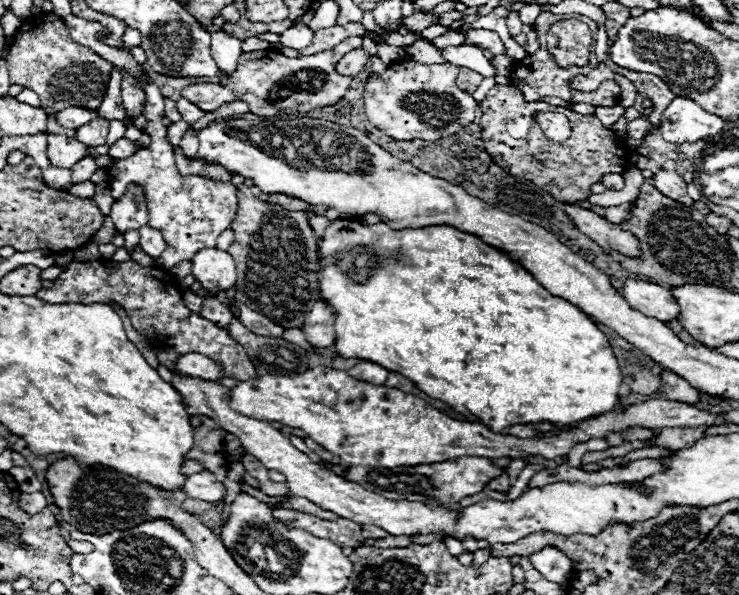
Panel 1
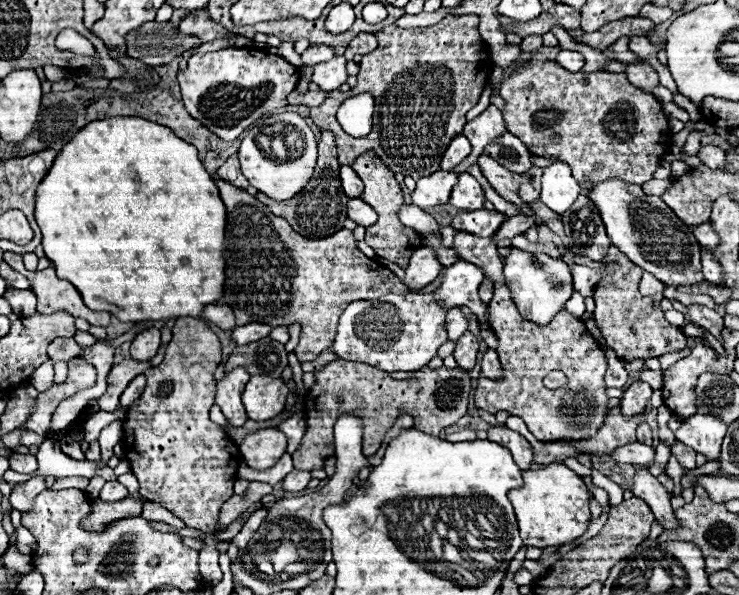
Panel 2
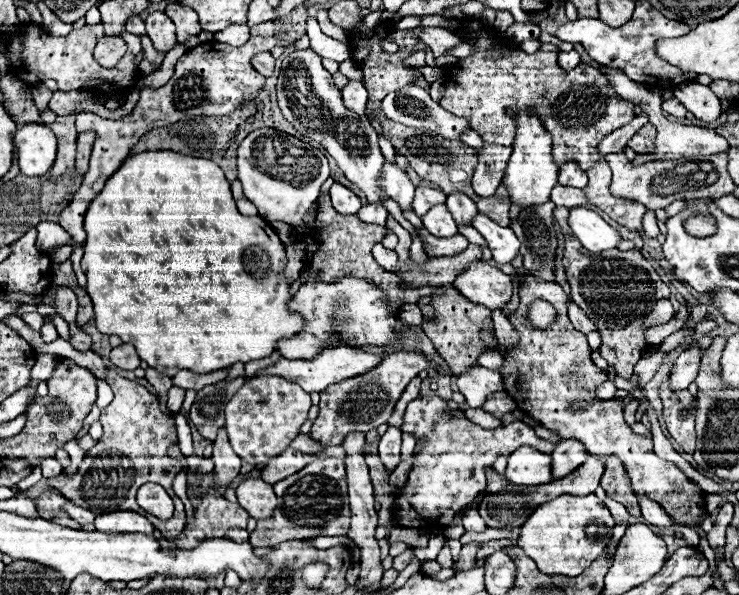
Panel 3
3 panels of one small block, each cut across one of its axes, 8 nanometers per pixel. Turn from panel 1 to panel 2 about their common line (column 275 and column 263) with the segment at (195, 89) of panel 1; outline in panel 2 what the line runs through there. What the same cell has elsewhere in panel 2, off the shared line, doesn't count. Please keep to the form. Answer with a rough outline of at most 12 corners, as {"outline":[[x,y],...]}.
{"outline":[[256,48],[194,54],[186,112],[232,142],[300,72]]}

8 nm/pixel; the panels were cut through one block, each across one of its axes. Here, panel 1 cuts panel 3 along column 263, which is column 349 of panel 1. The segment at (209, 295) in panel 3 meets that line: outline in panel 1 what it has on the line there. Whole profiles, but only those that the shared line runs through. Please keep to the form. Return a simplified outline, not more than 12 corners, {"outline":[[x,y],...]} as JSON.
{"outline":[[454,226],[318,240],[334,354],[494,432],[618,404],[606,336]]}

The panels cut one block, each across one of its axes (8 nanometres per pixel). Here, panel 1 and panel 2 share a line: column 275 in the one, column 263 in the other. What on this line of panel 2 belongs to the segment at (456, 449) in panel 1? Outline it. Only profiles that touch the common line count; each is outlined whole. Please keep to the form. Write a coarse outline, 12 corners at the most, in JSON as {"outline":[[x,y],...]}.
{"outline":[[252,376],[242,392],[250,420],[276,418],[288,386],[280,378]]}

